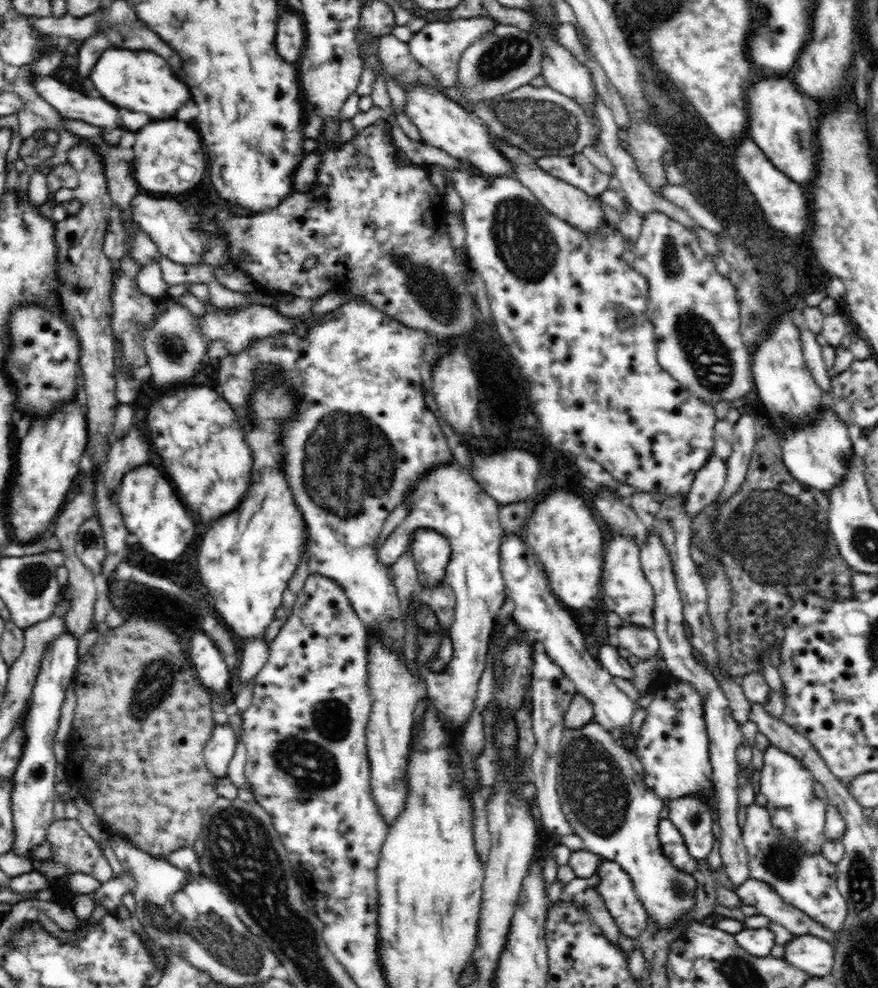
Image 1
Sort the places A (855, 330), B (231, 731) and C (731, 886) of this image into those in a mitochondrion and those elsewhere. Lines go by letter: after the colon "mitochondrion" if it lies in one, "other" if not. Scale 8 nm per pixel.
A: other
B: other
C: other

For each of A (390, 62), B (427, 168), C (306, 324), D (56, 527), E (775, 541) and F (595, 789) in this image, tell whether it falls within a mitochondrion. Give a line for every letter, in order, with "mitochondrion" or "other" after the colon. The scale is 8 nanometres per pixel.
A: mitochondrion
B: other
C: other
D: other
E: mitochondrion
F: mitochondrion

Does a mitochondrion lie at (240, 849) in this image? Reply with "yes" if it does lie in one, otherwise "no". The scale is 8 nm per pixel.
yes

